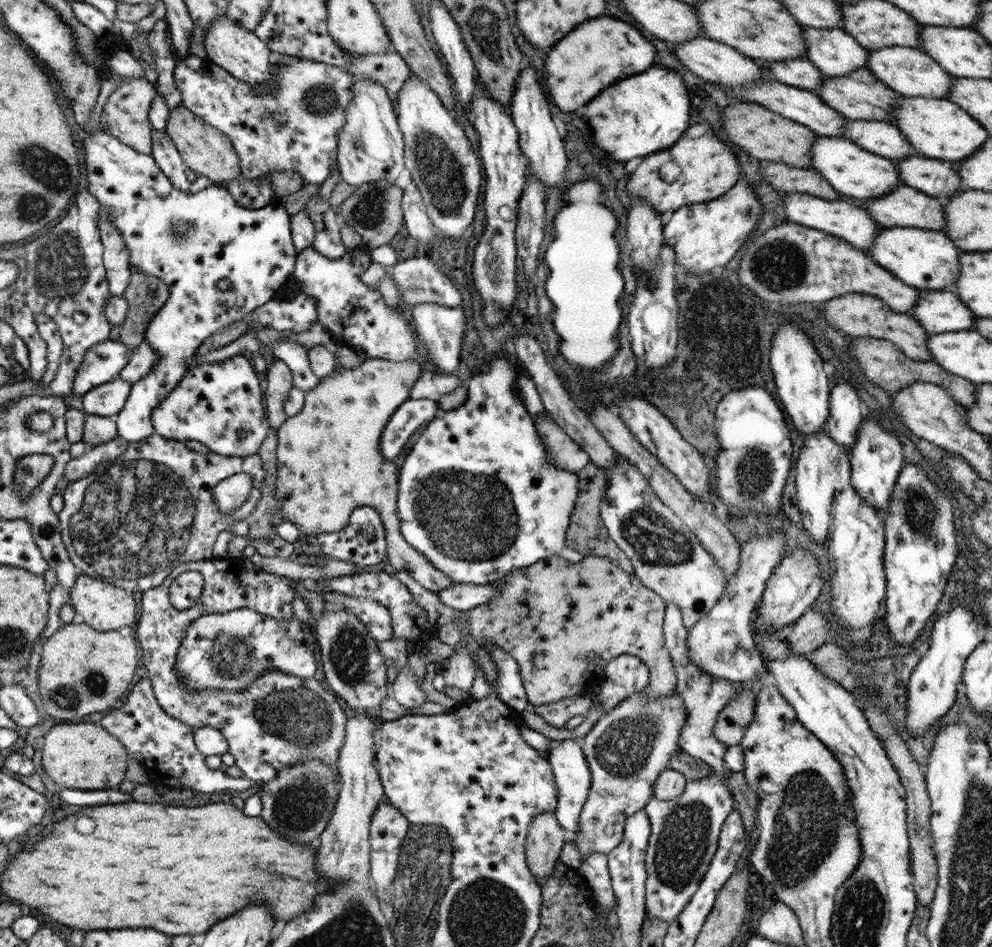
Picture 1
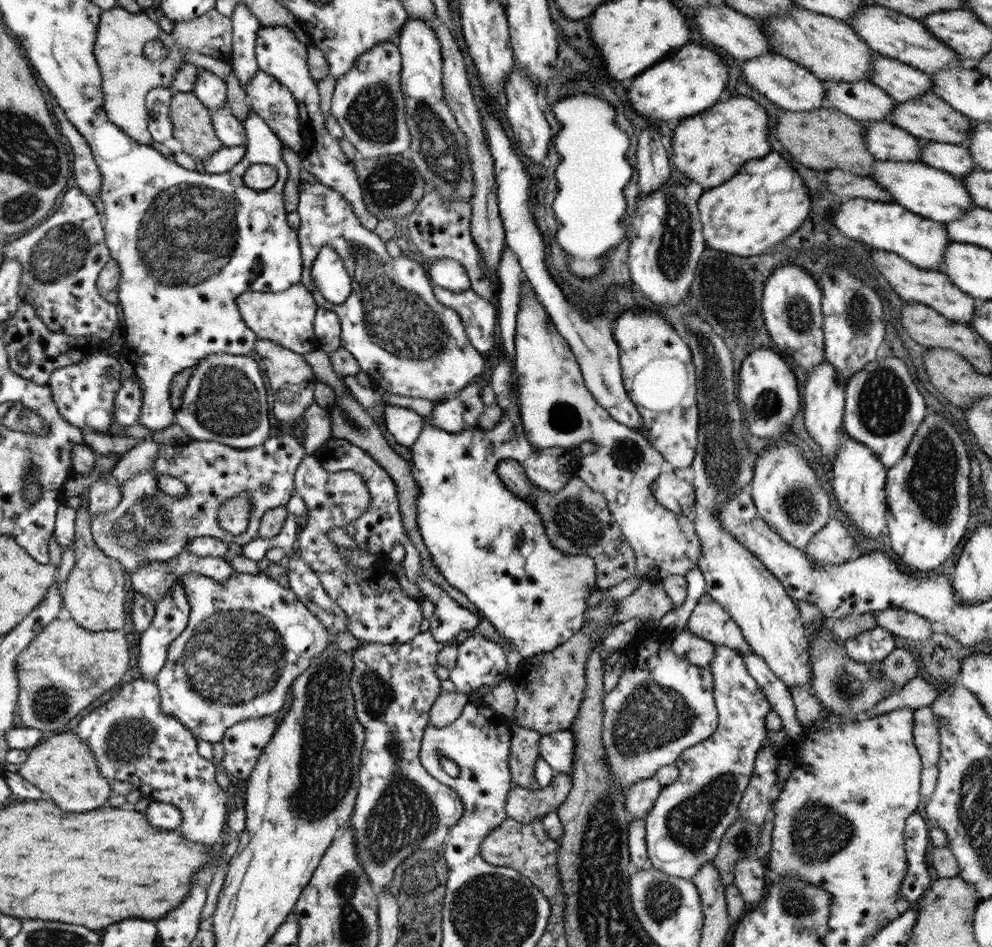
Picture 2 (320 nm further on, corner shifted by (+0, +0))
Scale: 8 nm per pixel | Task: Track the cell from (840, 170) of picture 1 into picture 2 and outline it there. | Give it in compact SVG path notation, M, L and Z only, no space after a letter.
M874 159L874 162L873 174L868 177L878 181L891 194L892 202L906 207L914 214L939 223L952 222L955 218L962 218L969 208L976 205L965 182L943 170L926 166L920 161L892 162Z

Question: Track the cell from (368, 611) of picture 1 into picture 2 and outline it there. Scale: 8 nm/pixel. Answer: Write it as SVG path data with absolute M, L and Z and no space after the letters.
M312 454L304 459L297 471L296 493L304 499L308 509L308 522L297 536L297 551L318 575L334 604L349 618L348 630L352 636L360 641L387 645L412 641L421 632L420 622L423 620L417 598L408 596L396 578L387 576L388 568L375 576L378 565L365 569L349 565L349 560L328 534L334 528L346 530L352 521L369 509L371 499L364 480L353 471L328 472Z

